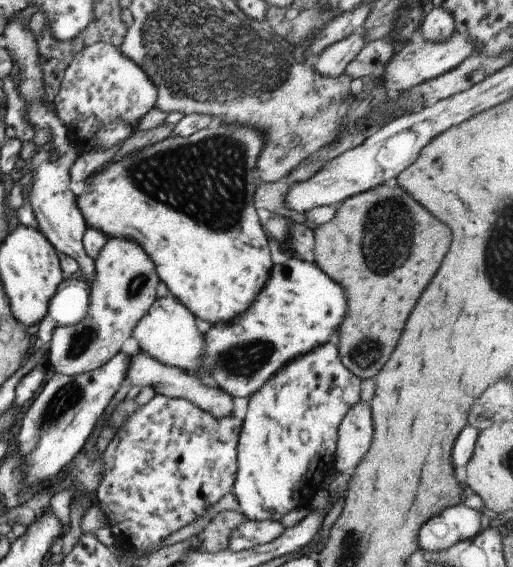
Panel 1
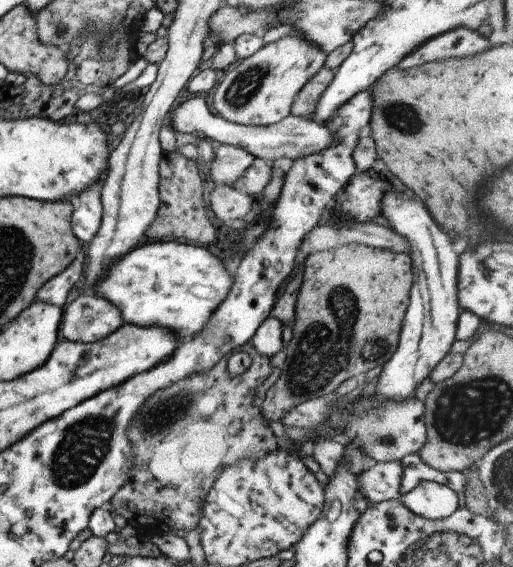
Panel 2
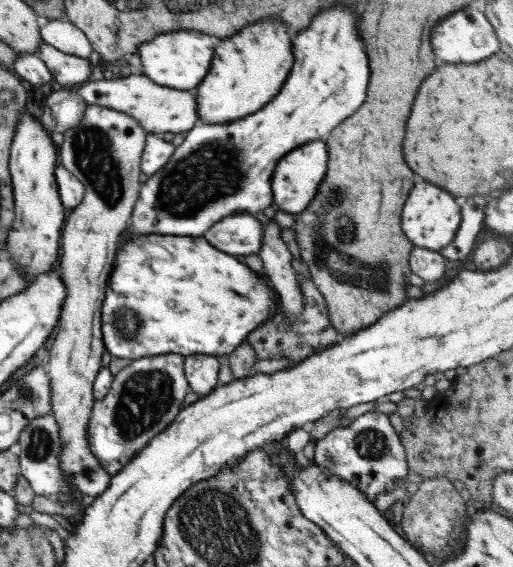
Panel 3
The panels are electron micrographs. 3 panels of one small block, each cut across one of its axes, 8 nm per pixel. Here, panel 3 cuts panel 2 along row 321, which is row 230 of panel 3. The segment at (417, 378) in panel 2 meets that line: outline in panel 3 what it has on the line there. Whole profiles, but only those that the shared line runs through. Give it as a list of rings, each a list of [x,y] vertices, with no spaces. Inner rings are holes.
[[[416,182],[402,212],[402,230],[414,246],[438,252],[444,250],[454,240],[461,222],[461,202],[456,202],[456,198],[452,198],[438,186]]]

